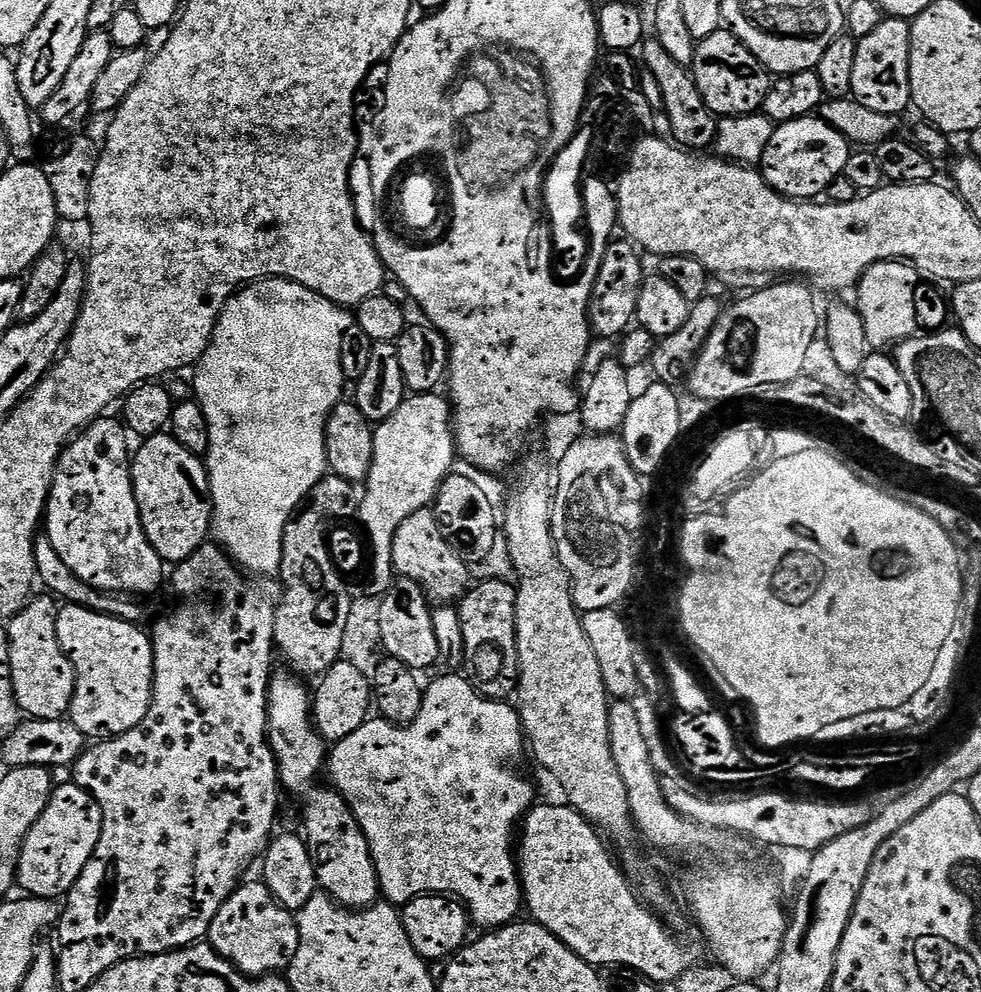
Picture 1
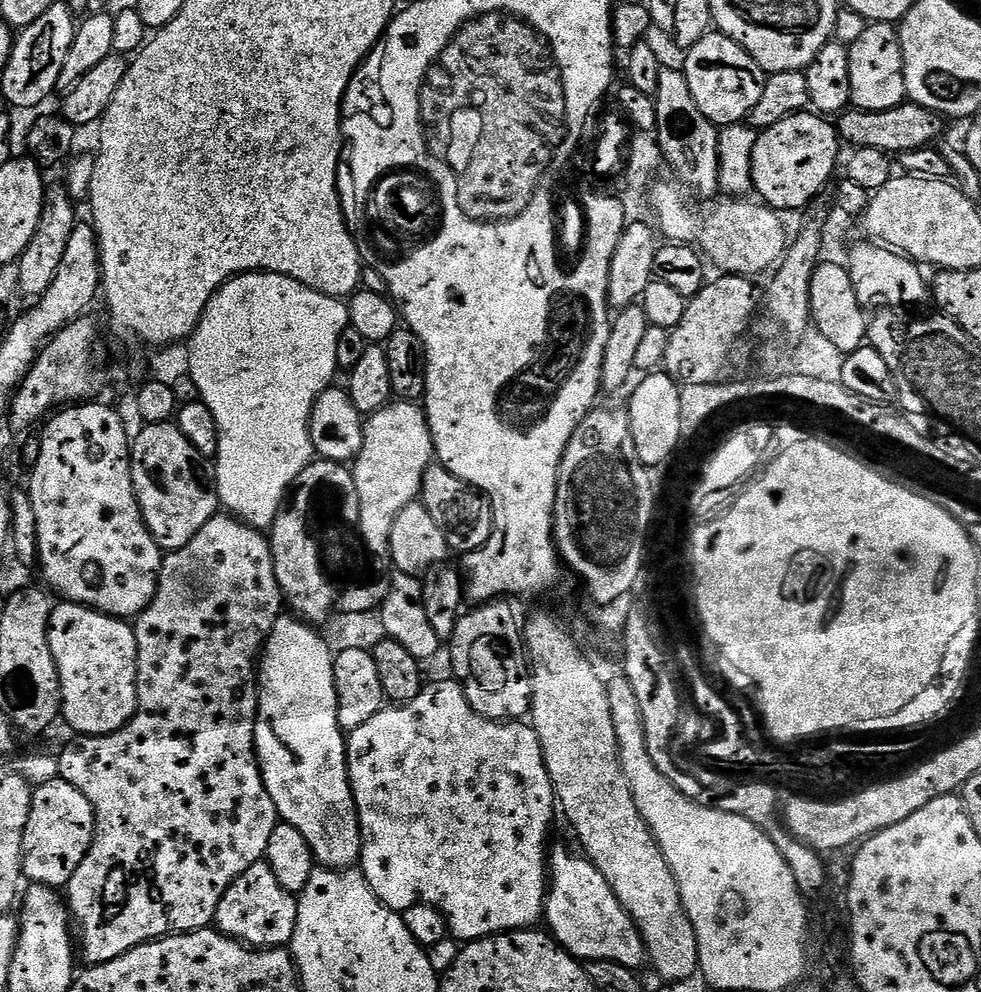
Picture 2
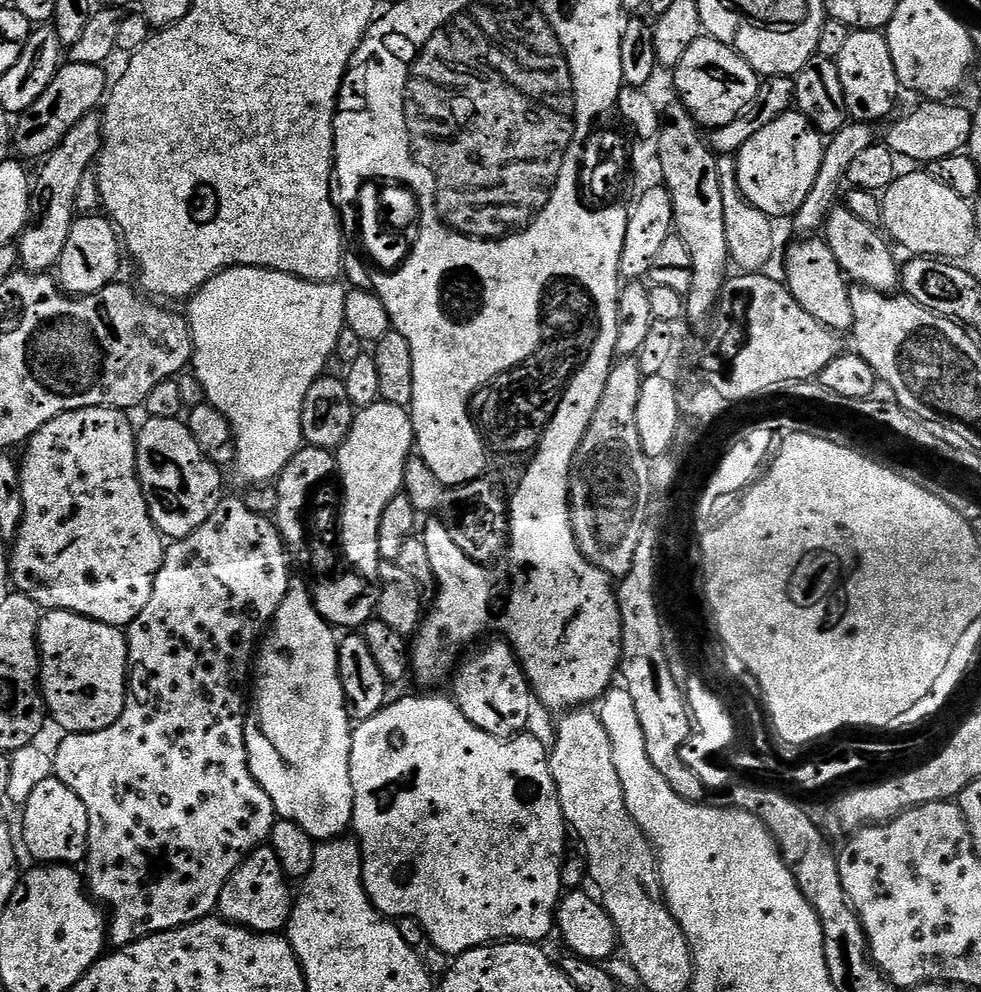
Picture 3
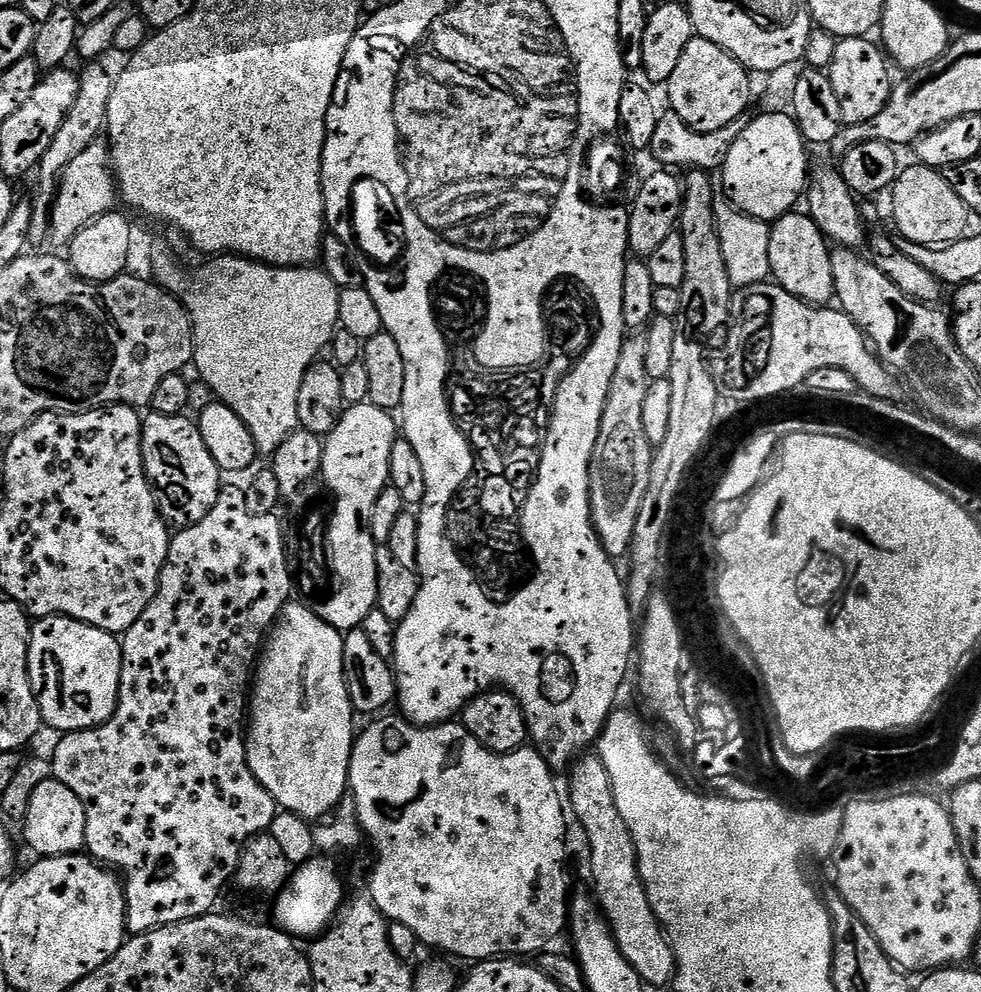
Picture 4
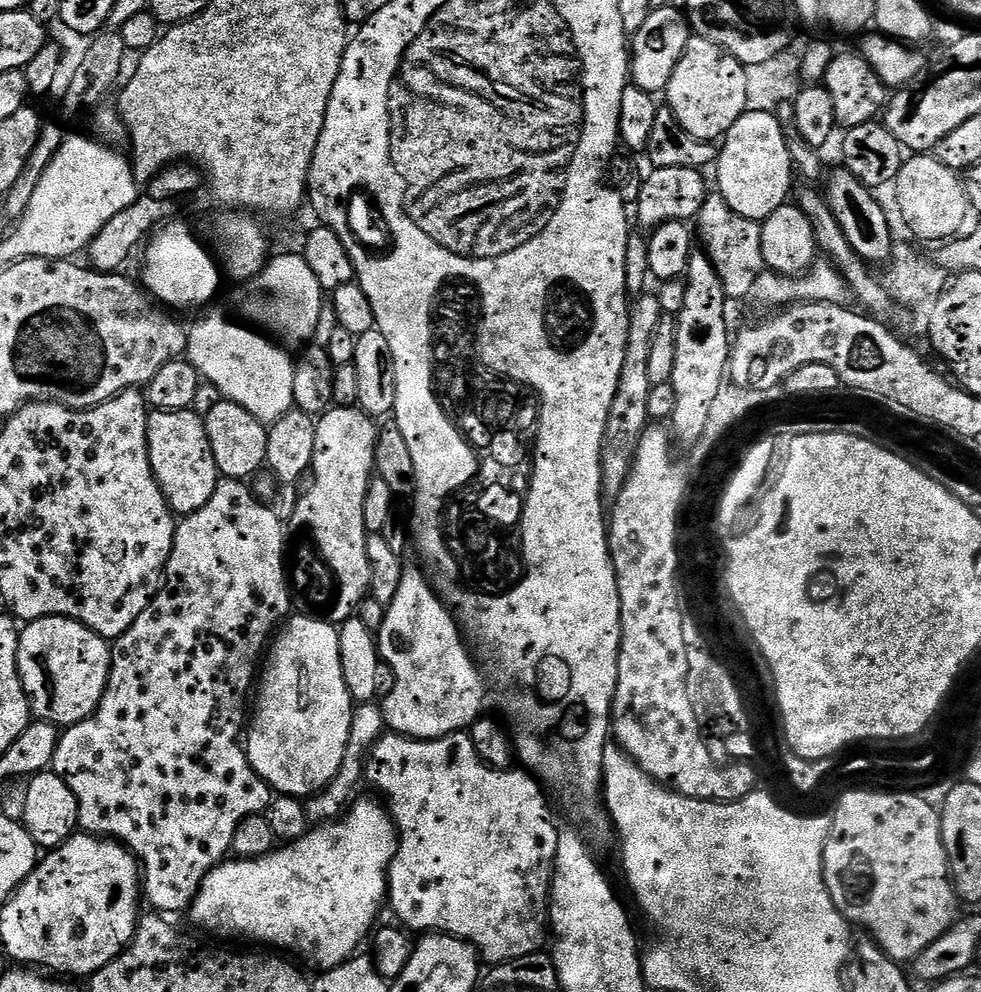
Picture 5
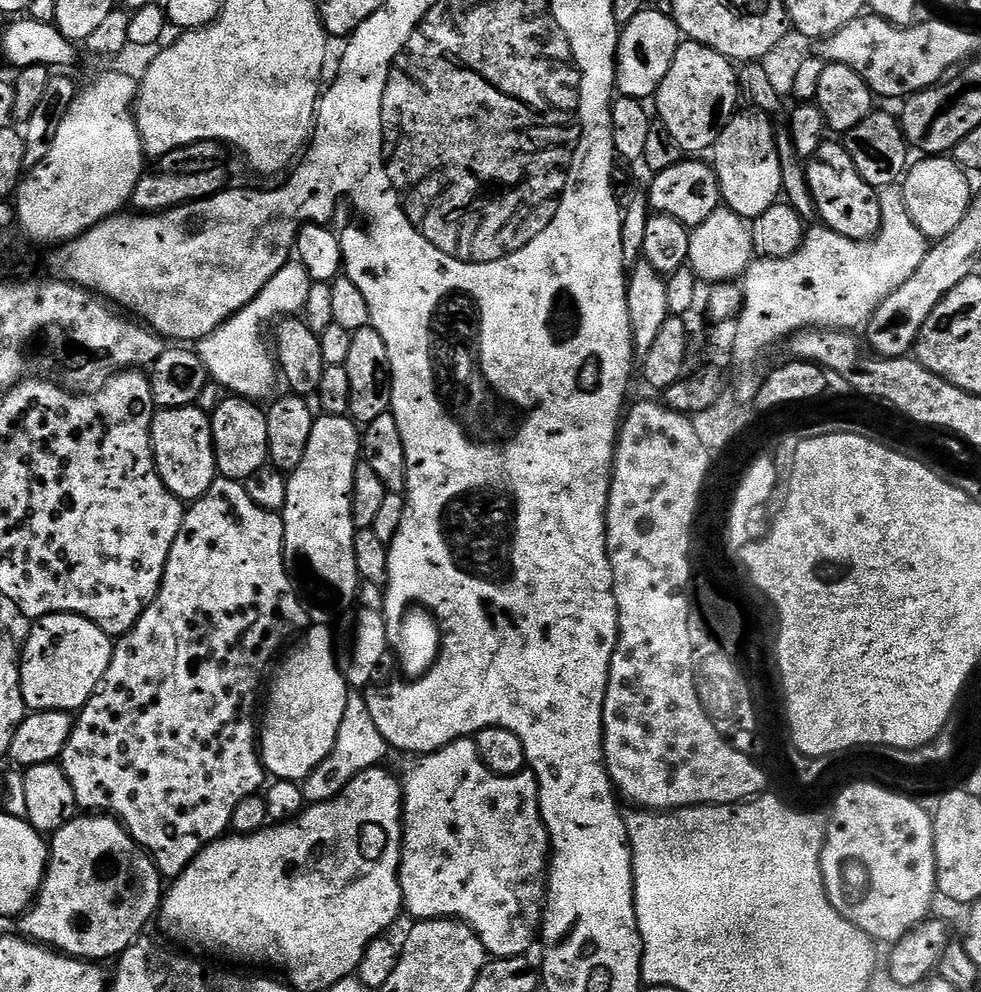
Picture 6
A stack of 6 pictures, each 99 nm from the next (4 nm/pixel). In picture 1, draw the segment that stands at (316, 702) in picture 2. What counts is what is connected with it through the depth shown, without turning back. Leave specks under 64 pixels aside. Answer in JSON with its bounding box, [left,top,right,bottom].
[268,670,380,910]

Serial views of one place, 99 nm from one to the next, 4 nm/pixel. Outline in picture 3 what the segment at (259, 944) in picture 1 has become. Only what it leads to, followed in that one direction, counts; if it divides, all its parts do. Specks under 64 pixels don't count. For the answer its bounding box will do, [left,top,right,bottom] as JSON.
[218,846,294,933]

